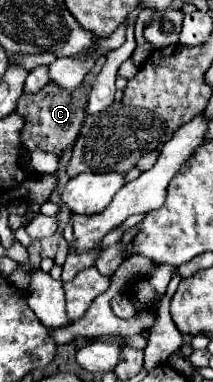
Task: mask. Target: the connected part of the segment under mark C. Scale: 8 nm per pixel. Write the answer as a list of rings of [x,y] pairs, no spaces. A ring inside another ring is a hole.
[[[51,81],[33,95],[21,95],[17,101],[17,113],[23,115],[27,121],[21,133],[23,145],[29,151],[47,151],[61,157],[65,149],[73,147],[81,123],[85,119],[85,109],[87,109],[87,83],[81,83],[77,89],[67,91]]]

